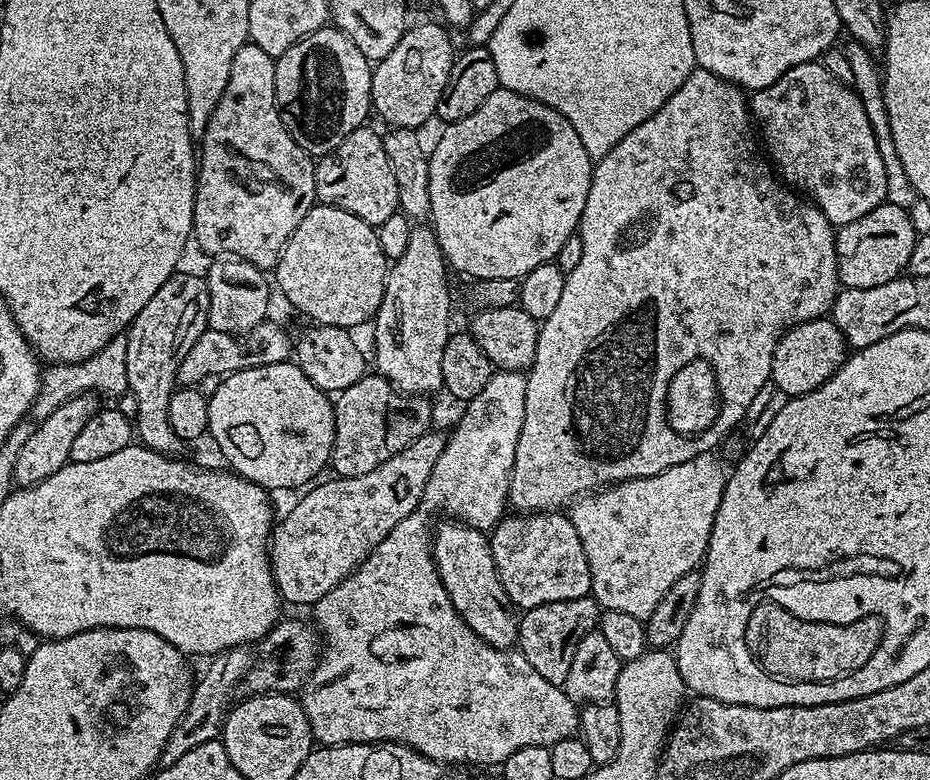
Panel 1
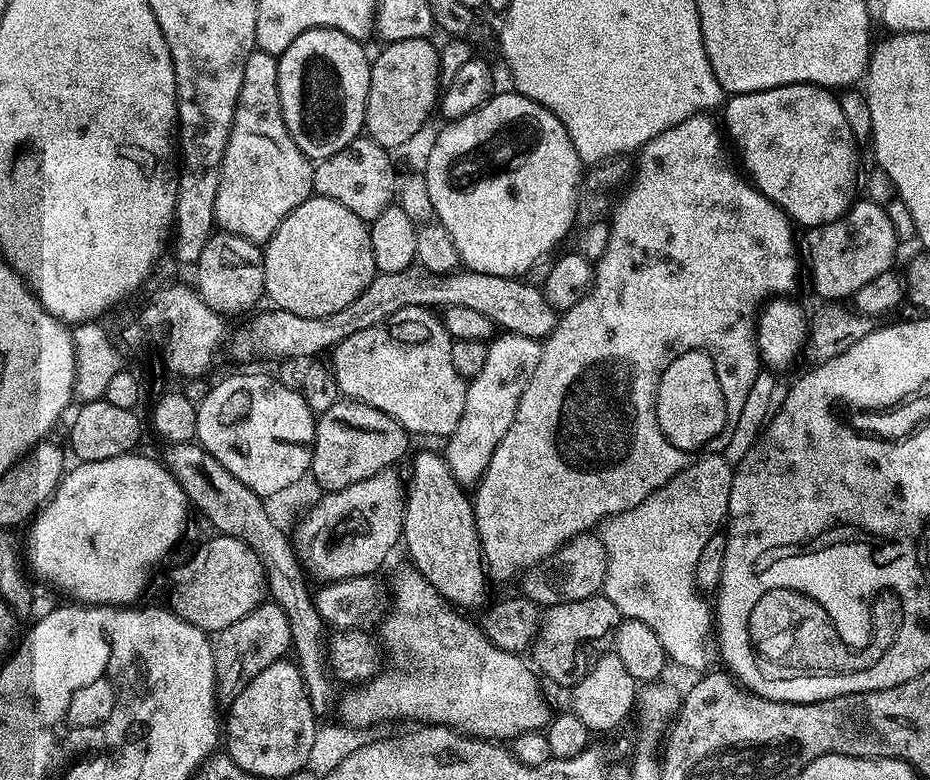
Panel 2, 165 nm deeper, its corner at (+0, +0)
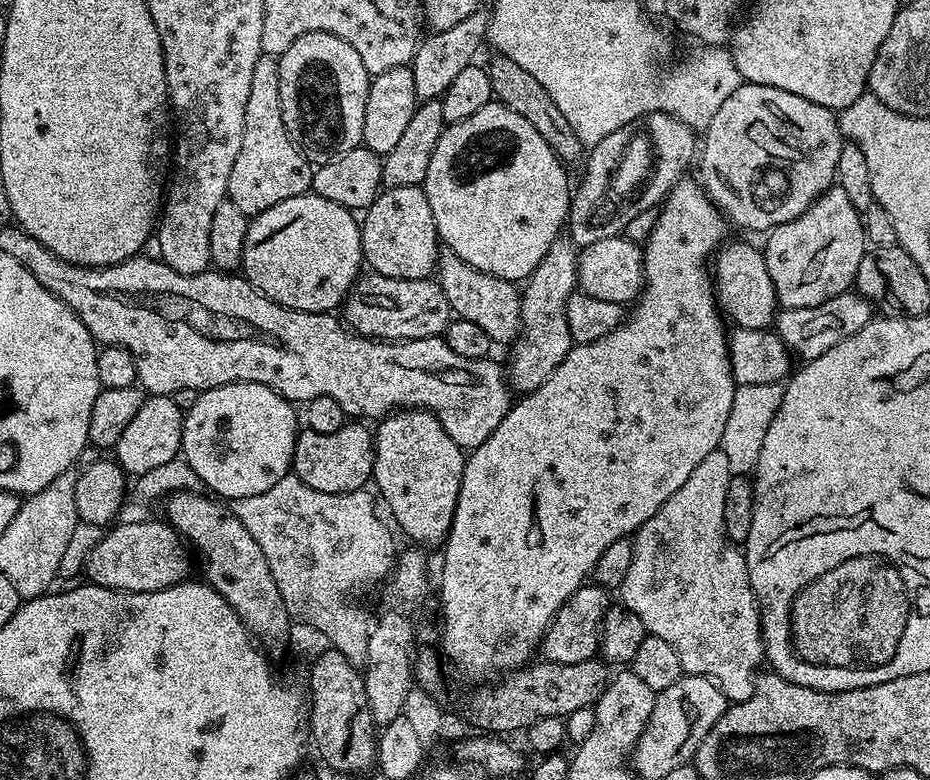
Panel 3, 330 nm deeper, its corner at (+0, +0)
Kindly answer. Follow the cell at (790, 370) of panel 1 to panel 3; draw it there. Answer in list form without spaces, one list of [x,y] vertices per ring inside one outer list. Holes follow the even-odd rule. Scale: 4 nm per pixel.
[[[725,243],[714,257],[714,287],[716,289],[716,299],[722,309],[723,315],[727,317],[735,327],[768,328],[778,315],[774,282],[770,282],[770,270],[766,270],[764,253],[757,245],[755,248],[752,244]]]

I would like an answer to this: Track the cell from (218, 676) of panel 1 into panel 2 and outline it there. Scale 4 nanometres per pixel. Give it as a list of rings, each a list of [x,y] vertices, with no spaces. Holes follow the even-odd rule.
[[[262,602],[253,612],[230,622],[226,630],[218,630],[211,637],[214,668],[216,670],[216,694],[221,701],[231,702],[241,690],[266,666],[289,655],[292,646],[290,622],[275,602]]]

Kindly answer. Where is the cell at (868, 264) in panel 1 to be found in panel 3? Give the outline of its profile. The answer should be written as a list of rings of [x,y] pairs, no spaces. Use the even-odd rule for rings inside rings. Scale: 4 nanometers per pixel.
[[[835,186],[826,189],[798,218],[771,229],[766,239],[764,261],[781,309],[818,306],[818,302],[849,291],[856,283],[858,262],[866,254],[862,213],[850,202],[846,190]]]

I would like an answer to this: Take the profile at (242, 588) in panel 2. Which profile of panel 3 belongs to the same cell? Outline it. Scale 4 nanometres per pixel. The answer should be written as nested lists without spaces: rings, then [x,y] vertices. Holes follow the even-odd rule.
[[[147,518],[109,527],[85,558],[83,575],[87,583],[119,592],[161,592],[189,579],[189,549],[171,525],[160,520]]]

